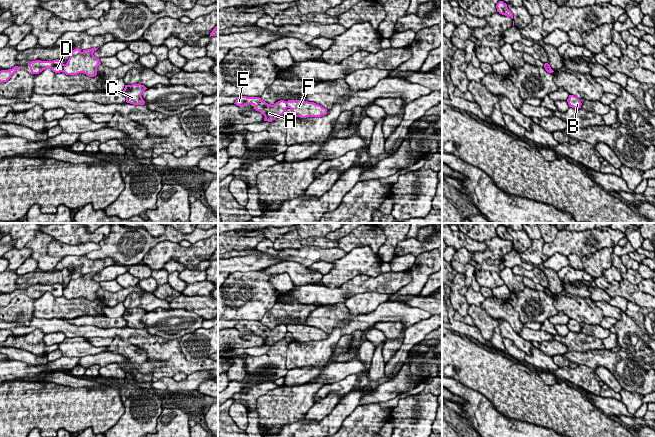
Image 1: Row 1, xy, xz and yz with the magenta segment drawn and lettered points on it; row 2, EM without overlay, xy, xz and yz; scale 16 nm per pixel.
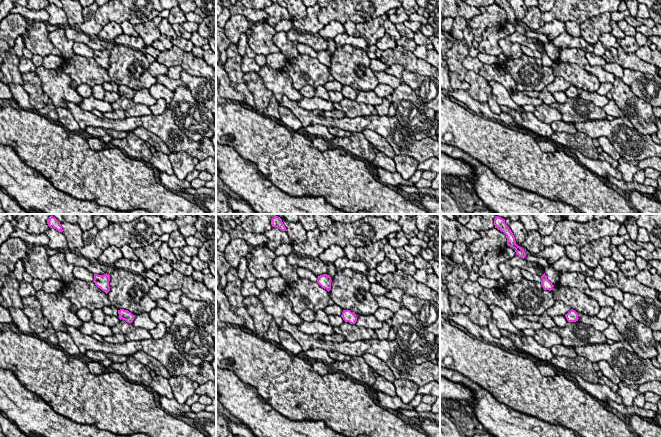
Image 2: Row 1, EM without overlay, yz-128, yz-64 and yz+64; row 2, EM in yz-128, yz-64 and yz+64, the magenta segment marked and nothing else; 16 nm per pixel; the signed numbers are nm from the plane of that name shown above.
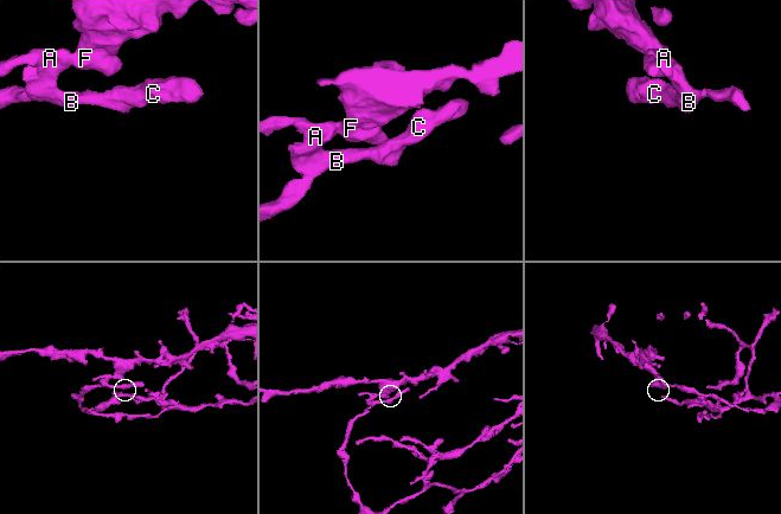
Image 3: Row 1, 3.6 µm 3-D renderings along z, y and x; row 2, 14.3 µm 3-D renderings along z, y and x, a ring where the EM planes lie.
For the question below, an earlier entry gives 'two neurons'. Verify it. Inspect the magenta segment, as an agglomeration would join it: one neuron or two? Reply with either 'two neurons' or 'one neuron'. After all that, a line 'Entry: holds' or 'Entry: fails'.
two neurons
Entry: holds

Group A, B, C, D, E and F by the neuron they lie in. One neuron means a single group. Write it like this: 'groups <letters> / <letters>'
groups A B C D E / F

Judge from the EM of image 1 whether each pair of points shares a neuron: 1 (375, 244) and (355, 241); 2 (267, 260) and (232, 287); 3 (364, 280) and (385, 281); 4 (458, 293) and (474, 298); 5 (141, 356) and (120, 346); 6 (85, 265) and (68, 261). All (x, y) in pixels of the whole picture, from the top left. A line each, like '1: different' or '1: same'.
1: same
2: different
3: same
4: different
5: same
6: same

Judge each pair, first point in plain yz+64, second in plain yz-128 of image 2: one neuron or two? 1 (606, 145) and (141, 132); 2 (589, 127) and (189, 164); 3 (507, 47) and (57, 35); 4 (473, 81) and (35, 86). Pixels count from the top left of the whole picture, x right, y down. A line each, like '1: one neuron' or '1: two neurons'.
1: one neuron
2: two neurons
3: one neuron
4: one neuron

